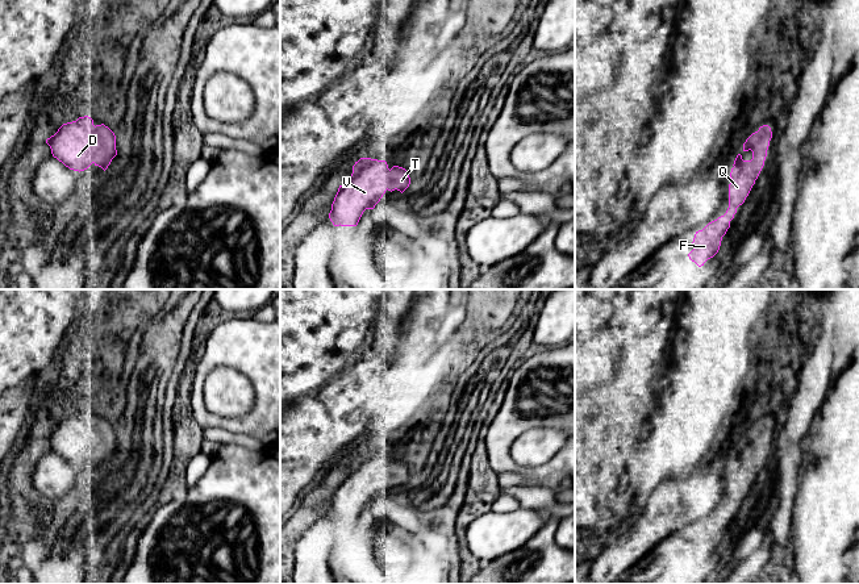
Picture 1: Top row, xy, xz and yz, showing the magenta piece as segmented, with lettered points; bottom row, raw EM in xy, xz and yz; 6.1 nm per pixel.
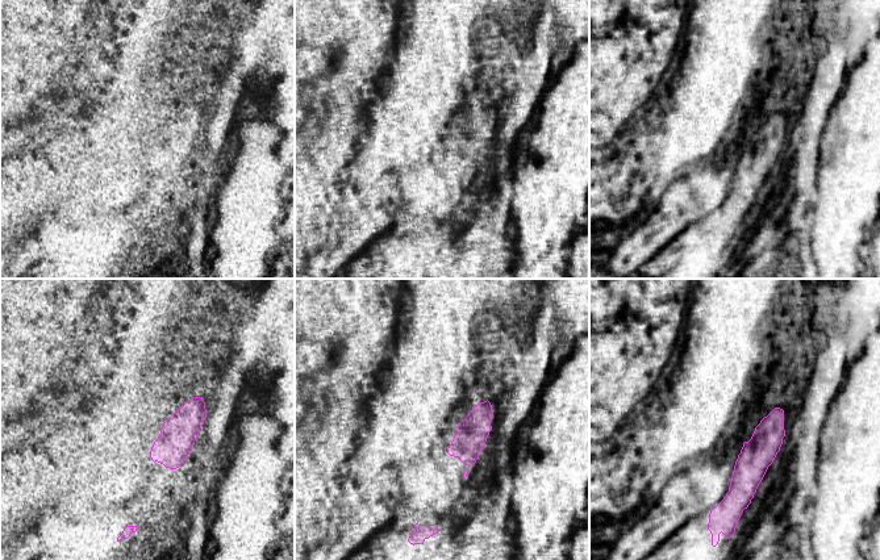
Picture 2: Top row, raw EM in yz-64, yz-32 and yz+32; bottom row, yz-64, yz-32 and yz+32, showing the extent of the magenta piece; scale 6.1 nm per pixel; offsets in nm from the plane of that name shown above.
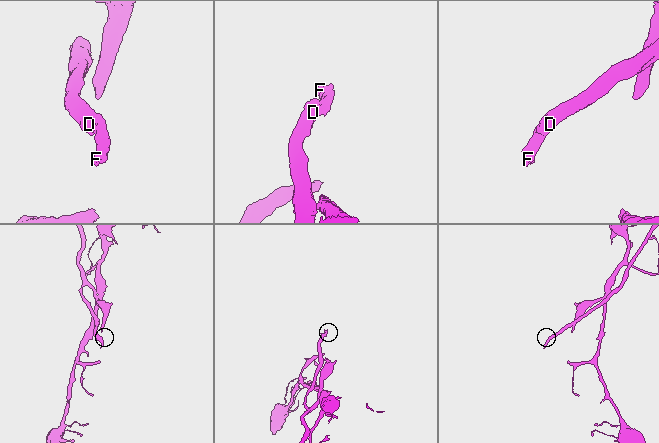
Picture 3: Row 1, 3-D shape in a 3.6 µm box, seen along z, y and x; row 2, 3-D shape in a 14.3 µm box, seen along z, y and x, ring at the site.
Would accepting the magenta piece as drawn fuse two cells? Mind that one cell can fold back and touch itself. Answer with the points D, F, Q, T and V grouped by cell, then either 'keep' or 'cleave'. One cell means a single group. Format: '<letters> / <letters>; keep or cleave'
D F Q T V; keep

